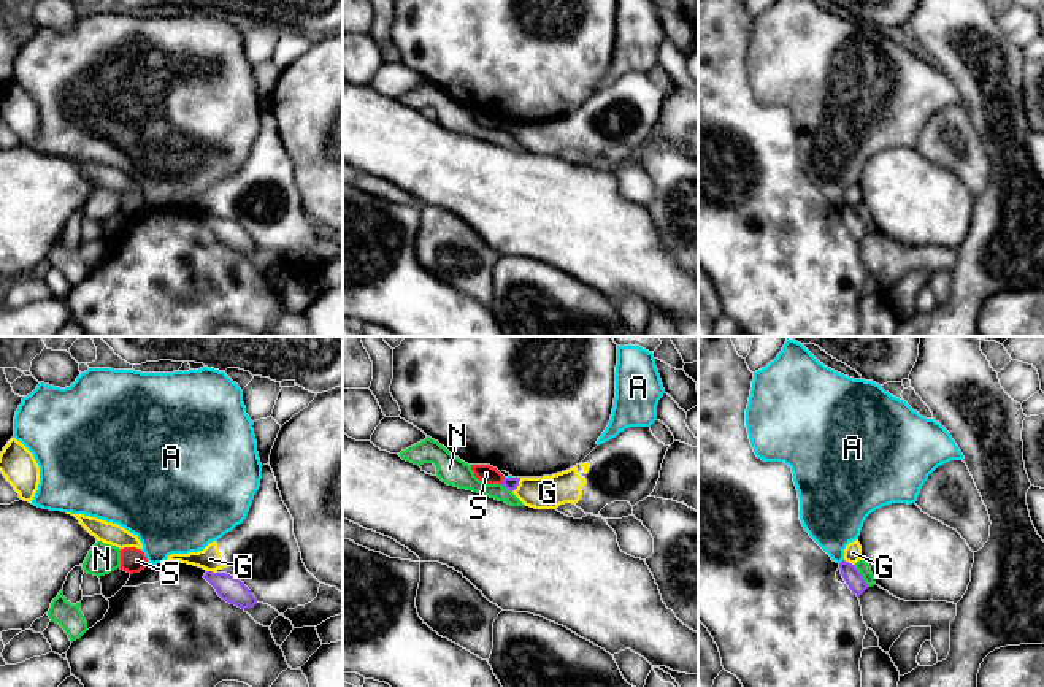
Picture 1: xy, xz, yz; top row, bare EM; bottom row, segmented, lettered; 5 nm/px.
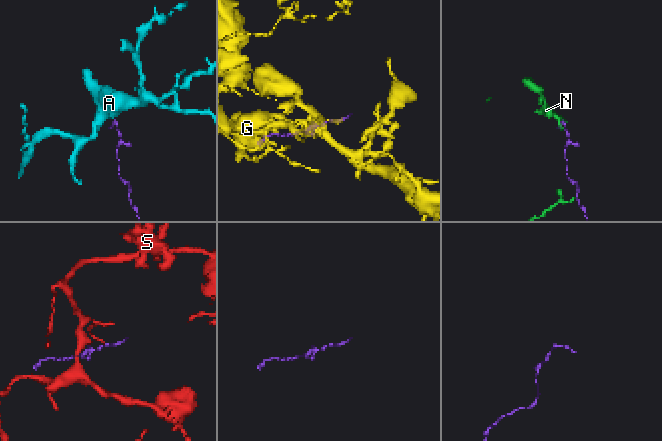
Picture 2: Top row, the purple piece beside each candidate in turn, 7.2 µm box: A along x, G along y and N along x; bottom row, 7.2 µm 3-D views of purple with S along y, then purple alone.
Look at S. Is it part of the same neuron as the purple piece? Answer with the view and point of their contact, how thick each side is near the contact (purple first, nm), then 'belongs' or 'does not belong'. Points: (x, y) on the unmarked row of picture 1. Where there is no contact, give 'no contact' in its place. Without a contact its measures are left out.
meets purple in xz at (503, 126); 70 nm thick on the purple side, 90 nm on the other; does not belong

